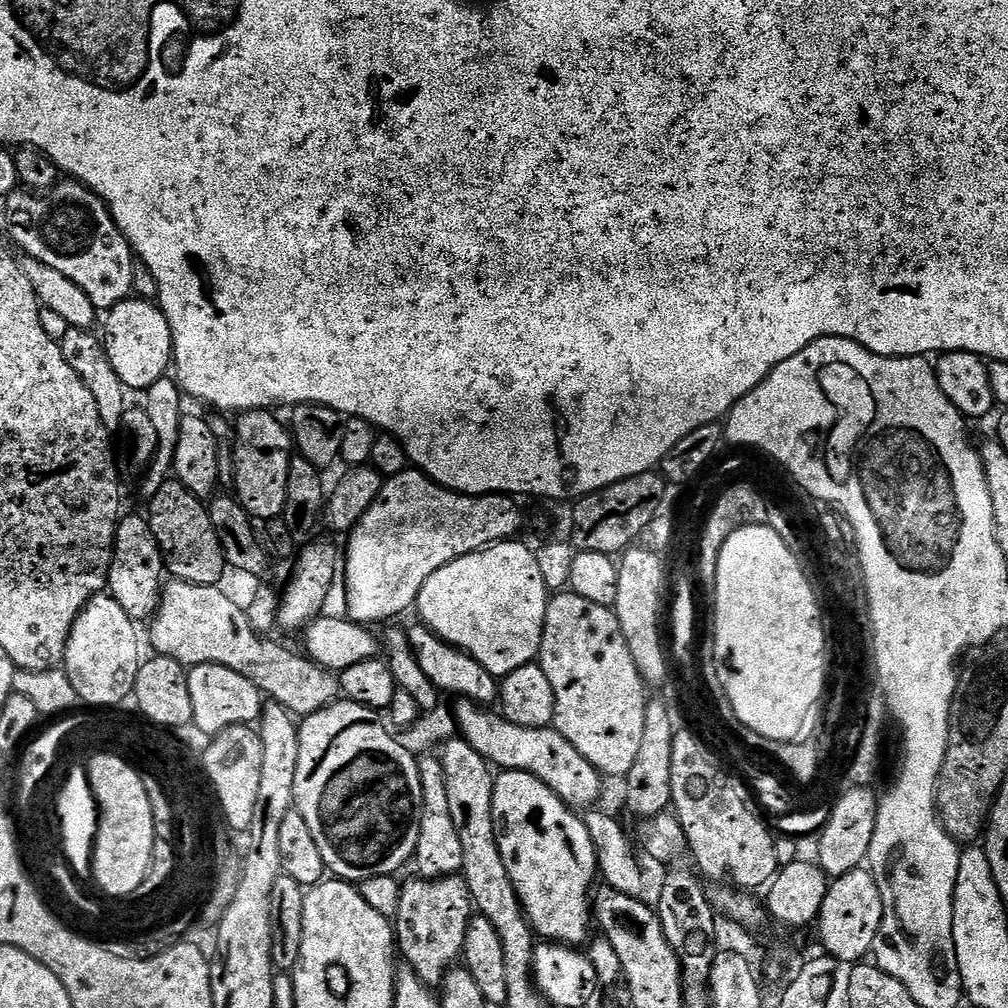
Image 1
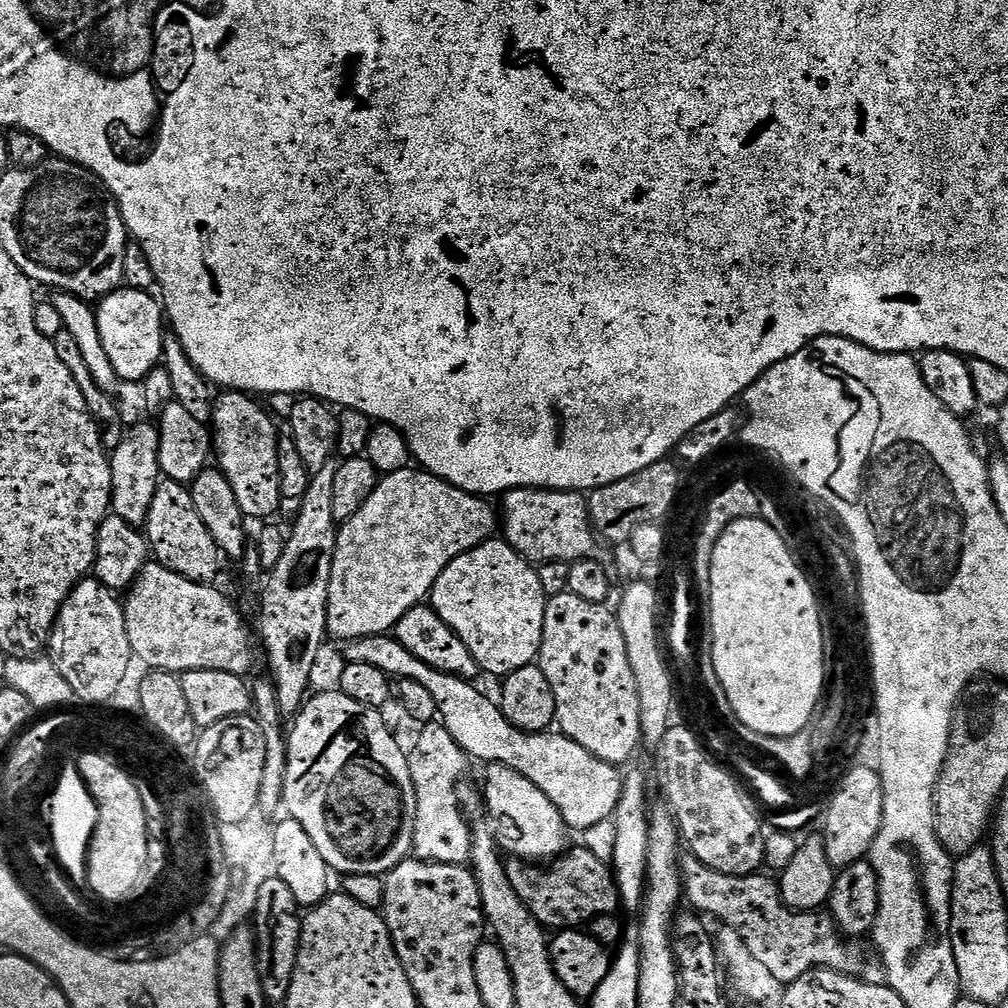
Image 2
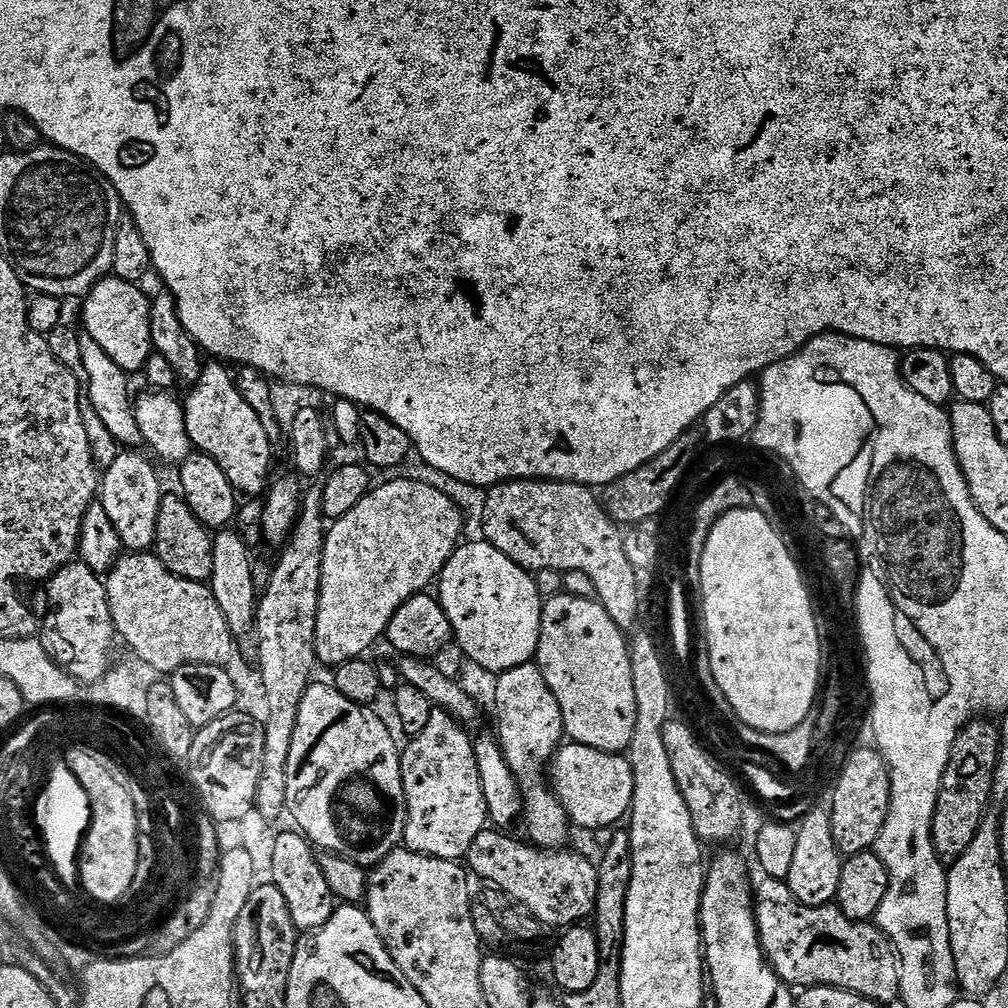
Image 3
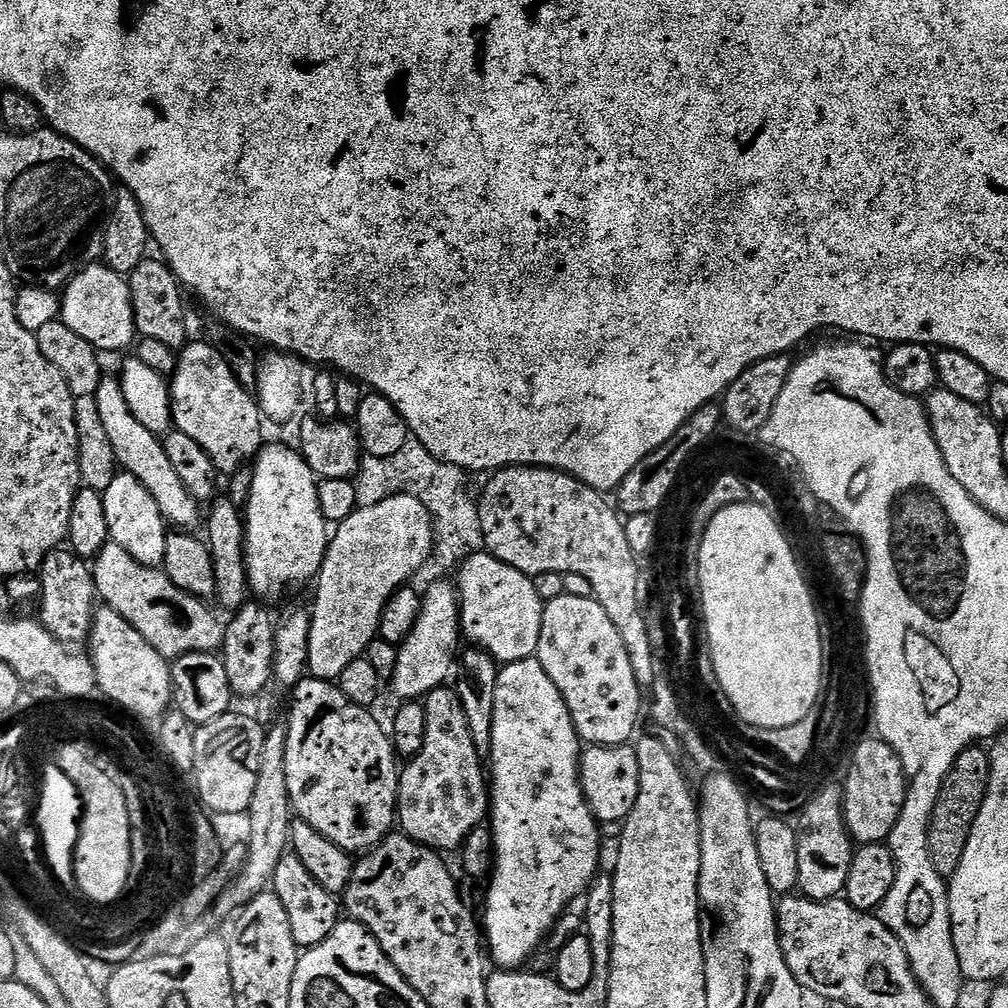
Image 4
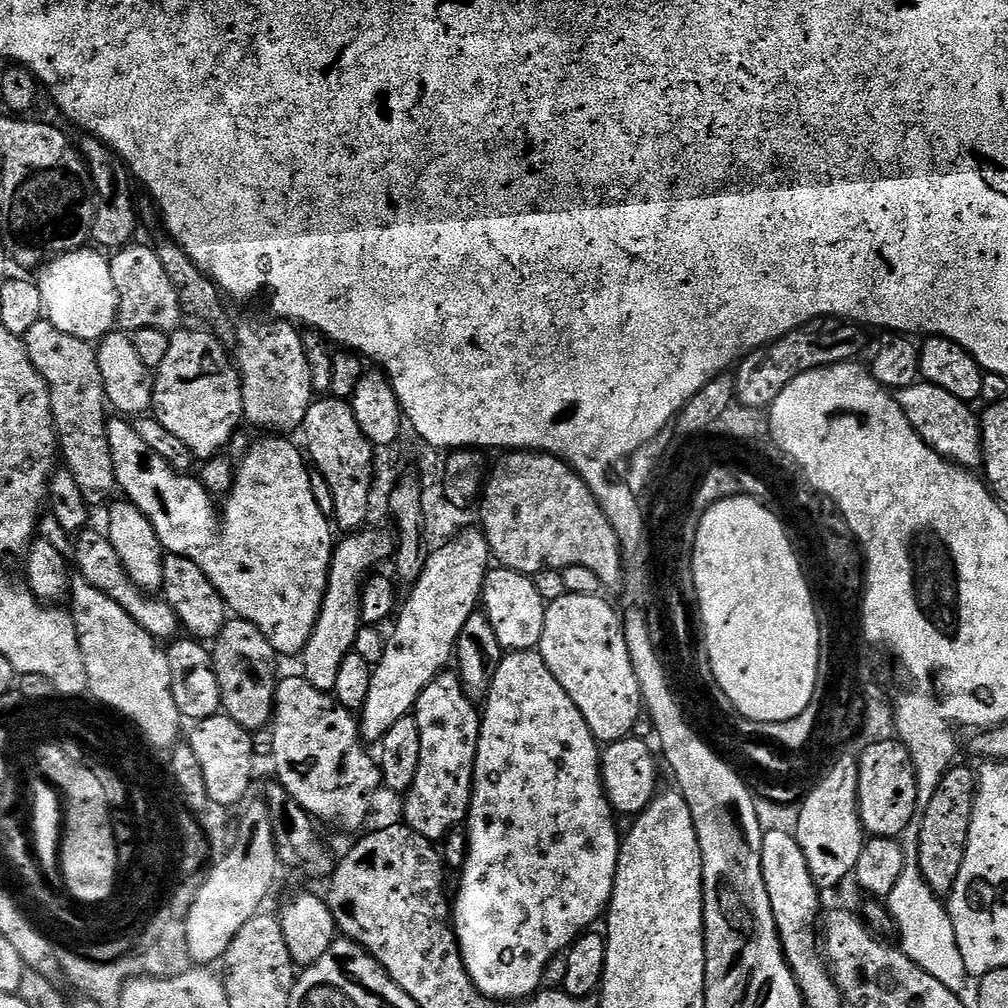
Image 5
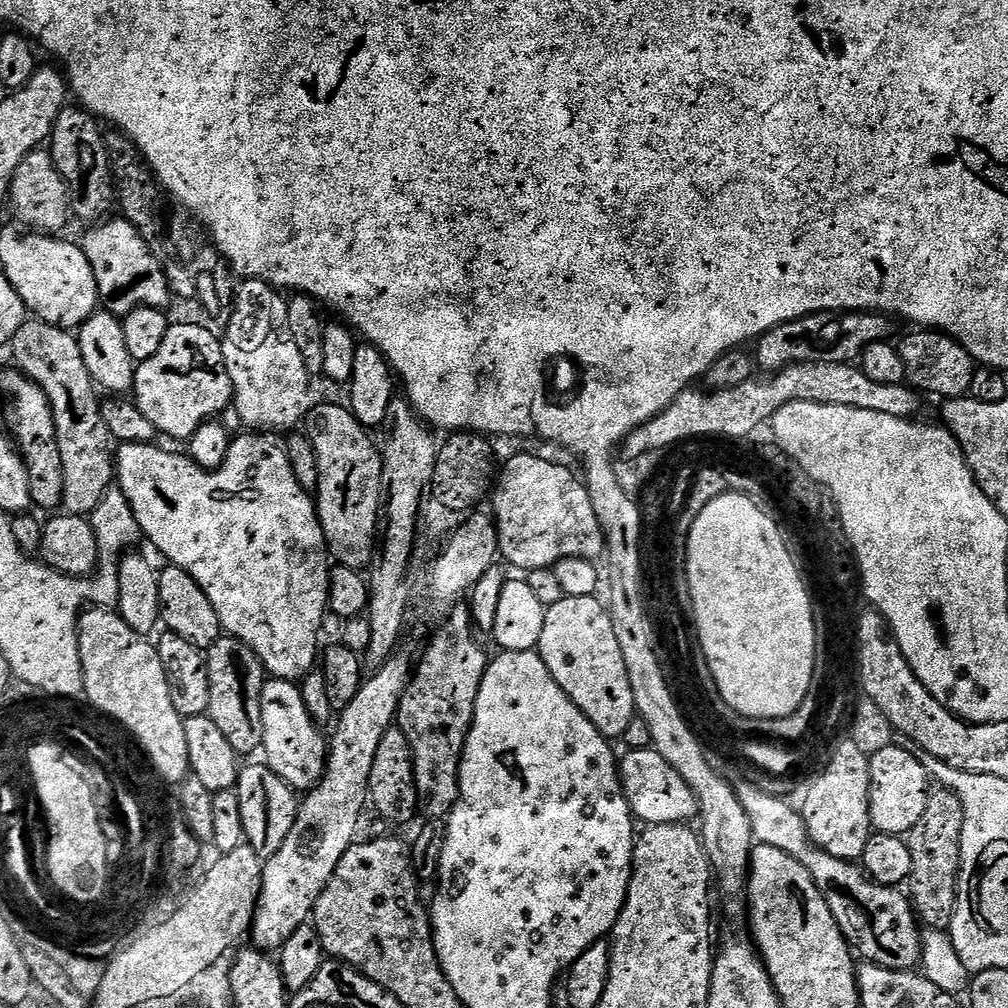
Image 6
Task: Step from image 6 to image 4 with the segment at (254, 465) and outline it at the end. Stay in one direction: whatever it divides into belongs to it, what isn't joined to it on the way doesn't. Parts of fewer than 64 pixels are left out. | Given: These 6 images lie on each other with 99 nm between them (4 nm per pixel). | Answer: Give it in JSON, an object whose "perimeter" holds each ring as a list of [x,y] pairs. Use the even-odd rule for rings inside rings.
{"perimeter":[[[101,379],[96,395],[98,418],[102,418],[102,430],[106,430],[106,438],[110,438],[110,446],[114,446],[117,465],[123,471],[129,472],[150,494],[154,494],[154,502],[162,510],[165,521],[176,530],[192,530],[195,524],[202,520],[201,505],[187,492],[181,478],[175,473],[174,467],[167,458],[161,437],[157,433],[146,430],[134,414],[130,414],[130,406],[126,406],[126,397],[122,395],[119,379]],[[265,444],[261,447],[255,457],[254,465],[256,469],[252,472],[252,489],[248,492],[248,508],[246,504],[246,519],[244,522],[244,561],[248,567],[248,587],[253,597],[261,601],[276,600],[288,587],[296,588],[299,584],[311,585],[320,575],[320,567],[328,553],[328,542],[330,539],[330,525],[325,520],[322,510],[319,508],[319,488],[318,477],[310,470],[310,466],[305,462],[303,455],[299,451],[287,448],[282,444]]]}

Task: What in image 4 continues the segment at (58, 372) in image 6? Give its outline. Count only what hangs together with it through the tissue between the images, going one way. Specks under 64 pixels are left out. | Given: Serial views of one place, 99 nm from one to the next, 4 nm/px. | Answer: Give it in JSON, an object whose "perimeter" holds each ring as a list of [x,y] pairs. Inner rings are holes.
{"perimeter":[[[59,318],[54,322],[46,322],[46,326],[42,326],[42,330],[35,333],[38,350],[42,350],[49,362],[64,375],[77,405],[84,407],[85,404],[88,407],[85,412],[83,409],[76,413],[76,425],[80,435],[80,479],[83,487],[92,488],[102,494],[118,475],[118,465],[114,446],[110,446],[106,430],[102,430],[102,418],[98,418],[98,410],[95,407],[98,386],[102,379],[98,349],[86,342],[82,334],[74,334],[74,330],[70,330],[70,326],[66,326]]]}

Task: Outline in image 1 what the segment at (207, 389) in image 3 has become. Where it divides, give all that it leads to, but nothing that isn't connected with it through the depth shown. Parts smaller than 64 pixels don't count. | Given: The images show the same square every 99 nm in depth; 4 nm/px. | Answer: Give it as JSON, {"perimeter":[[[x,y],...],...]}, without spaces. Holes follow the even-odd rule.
{"perimeter":[[[268,410],[243,413],[235,421],[236,480],[235,495],[250,517],[267,522],[283,517],[286,506],[287,472],[294,455],[292,433],[280,420],[275,420]]]}

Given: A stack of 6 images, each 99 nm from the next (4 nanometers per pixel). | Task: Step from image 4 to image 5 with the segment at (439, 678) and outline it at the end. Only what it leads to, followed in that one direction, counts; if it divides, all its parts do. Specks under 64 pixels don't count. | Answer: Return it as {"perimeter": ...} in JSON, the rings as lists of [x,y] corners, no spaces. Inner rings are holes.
{"perimeter":[[[476,526],[463,529],[452,540],[446,542],[446,546],[442,546],[425,559],[422,574],[411,585],[412,593],[405,600],[403,597],[399,605],[398,615],[391,625],[392,633],[387,633],[382,660],[372,669],[370,691],[366,693],[366,702],[358,713],[360,735],[365,741],[379,742],[386,730],[390,730],[390,726],[398,722],[398,718],[409,715],[415,709],[422,690],[426,690],[426,686],[430,686],[430,682],[434,682],[434,678],[453,663],[458,634],[462,634],[466,618],[478,611],[484,591],[484,580],[489,574],[493,560],[487,538]]]}

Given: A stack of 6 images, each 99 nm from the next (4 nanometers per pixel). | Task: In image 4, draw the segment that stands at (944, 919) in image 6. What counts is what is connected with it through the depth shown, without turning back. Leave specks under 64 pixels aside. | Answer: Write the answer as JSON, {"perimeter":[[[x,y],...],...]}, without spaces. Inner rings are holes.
{"perimeter":[[[983,747],[965,748],[958,754],[956,761],[947,769],[948,777],[940,784],[938,802],[932,811],[932,821],[928,827],[928,849],[934,862],[934,870],[945,878],[950,878],[958,870],[962,862],[962,854],[966,850],[966,842],[970,838],[970,830],[978,818],[978,810],[982,810],[982,802],[988,789],[988,752]]]}

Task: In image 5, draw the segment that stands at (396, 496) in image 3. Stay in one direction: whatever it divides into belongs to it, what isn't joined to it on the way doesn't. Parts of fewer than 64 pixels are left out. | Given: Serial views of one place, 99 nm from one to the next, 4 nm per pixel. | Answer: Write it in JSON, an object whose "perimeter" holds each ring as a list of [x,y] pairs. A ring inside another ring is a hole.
{"perimeter":[[[365,527],[353,531],[344,541],[335,545],[332,554],[332,565],[328,575],[328,589],[318,614],[318,622],[312,631],[310,642],[302,653],[304,669],[302,675],[318,690],[334,693],[334,682],[338,682],[338,670],[342,666],[342,658],[353,651],[355,638],[362,621],[360,618],[360,593],[364,591],[364,581],[368,579],[372,568],[379,560],[393,555],[394,536],[391,531],[384,532],[379,527]]]}

